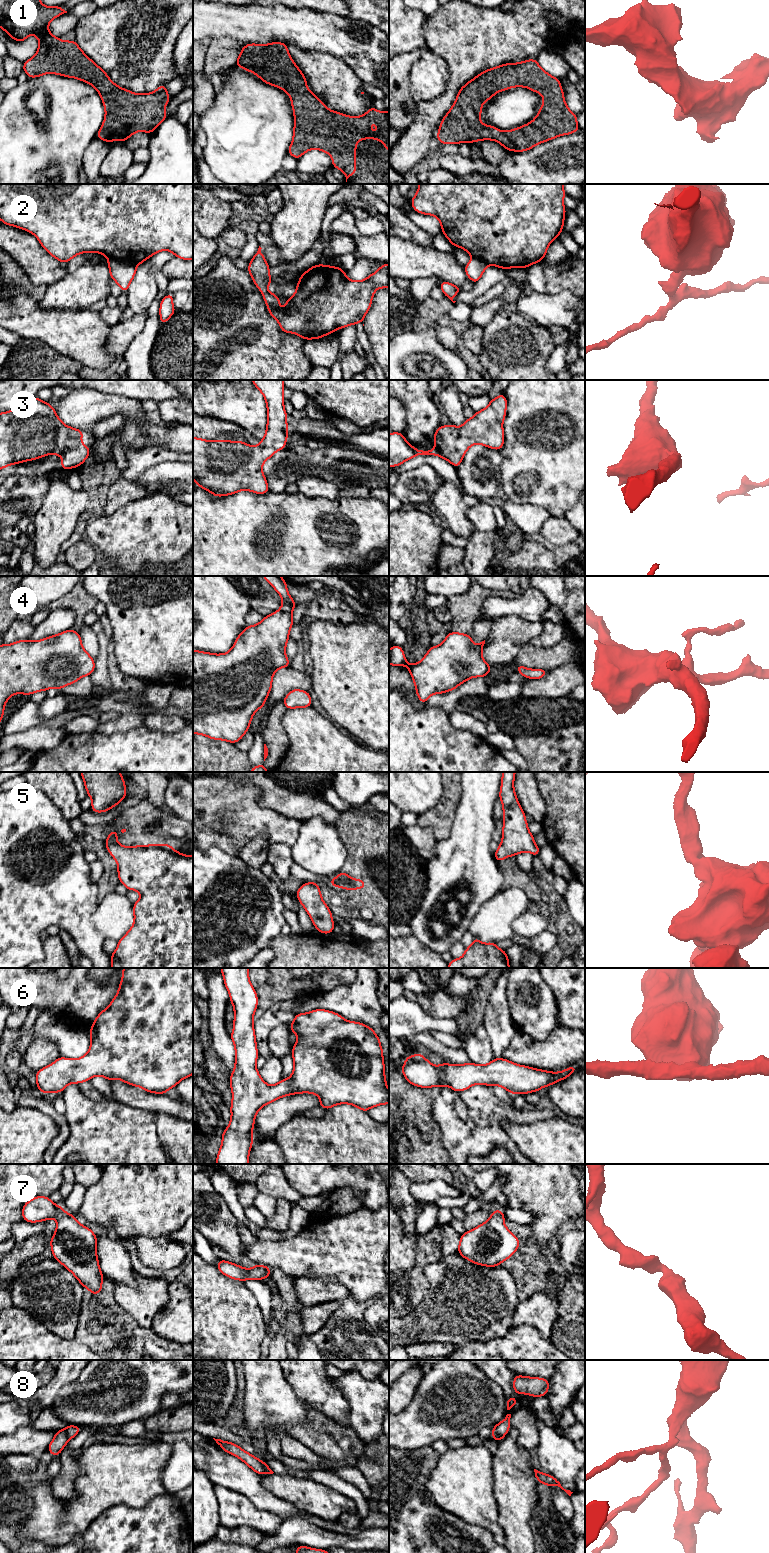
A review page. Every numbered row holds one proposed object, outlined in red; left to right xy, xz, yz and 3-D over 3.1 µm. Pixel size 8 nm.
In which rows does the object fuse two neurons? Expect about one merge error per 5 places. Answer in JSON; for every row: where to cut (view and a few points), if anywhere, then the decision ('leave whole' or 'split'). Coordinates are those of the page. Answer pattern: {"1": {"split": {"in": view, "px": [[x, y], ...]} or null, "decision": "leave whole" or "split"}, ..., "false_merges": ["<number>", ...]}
{"1": {"split": null, "decision": "leave whole"}, "2": {"split": {"in": "xy", "px": [[109, 258], [118, 258], [135, 265]]}, "decision": "split"}, "3": {"split": null, "decision": "leave whole"}, "4": {"split": null, "decision": "leave whole"}, "5": {"split": null, "decision": "leave whole"}, "6": {"split": null, "decision": "leave whole"}, "7": {"split": null, "decision": "leave whole"}, "8": {"split": {"in": "xz", "px": [[262, 1462], [264, 1473]]}, "decision": "split"}, "false_merges": ["2", "8"]}

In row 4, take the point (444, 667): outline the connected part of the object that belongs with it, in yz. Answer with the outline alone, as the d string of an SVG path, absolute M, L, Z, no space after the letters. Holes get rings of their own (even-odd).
M449 632L439 646L431 646L419 663L408 664L401 646L389 649L389 665L405 666L415 684L416 695L426 704L432 694L456 689L473 677L485 677L492 667L482 657L485 640L473 645L470 634Z

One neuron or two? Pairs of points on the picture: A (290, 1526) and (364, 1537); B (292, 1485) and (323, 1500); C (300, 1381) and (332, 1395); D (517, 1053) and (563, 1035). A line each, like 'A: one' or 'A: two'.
A: one
B: one
C: one
D: one

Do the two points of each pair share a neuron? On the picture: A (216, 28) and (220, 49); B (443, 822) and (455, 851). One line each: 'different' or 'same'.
A: different
B: different

